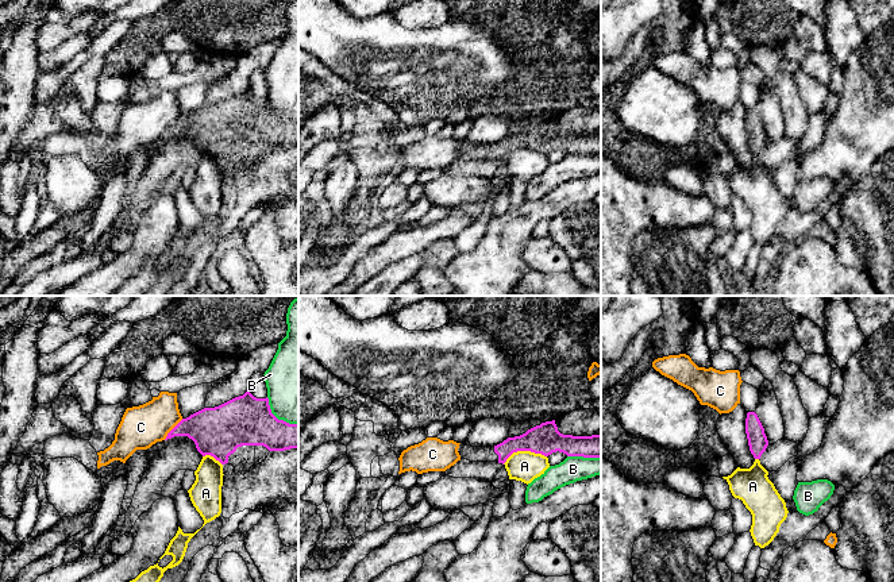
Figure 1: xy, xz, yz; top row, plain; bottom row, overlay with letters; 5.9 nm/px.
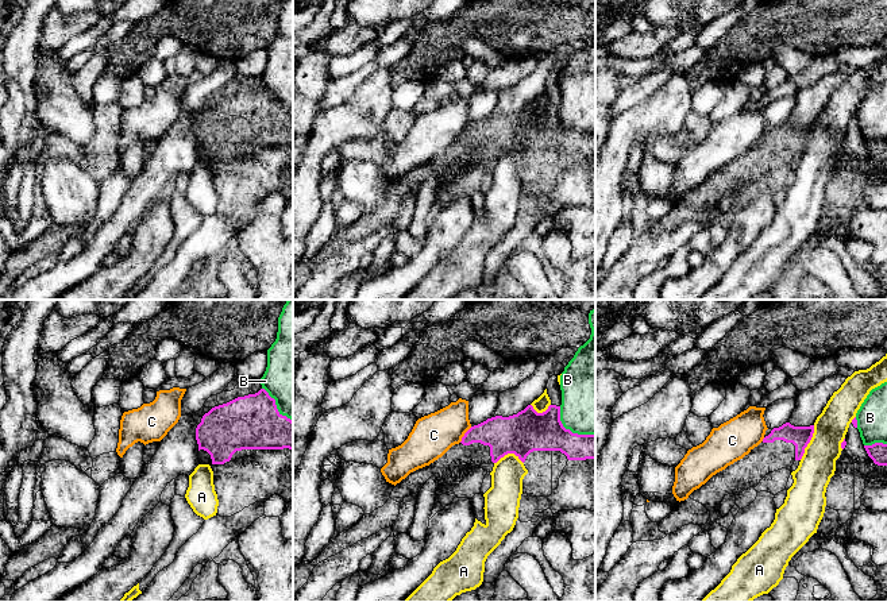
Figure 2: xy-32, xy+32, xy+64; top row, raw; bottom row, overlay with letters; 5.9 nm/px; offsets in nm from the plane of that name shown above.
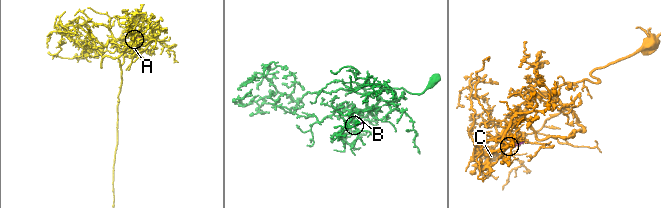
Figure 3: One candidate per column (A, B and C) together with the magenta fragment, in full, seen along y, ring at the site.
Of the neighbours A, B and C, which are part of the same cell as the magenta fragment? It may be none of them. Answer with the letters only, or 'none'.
none

